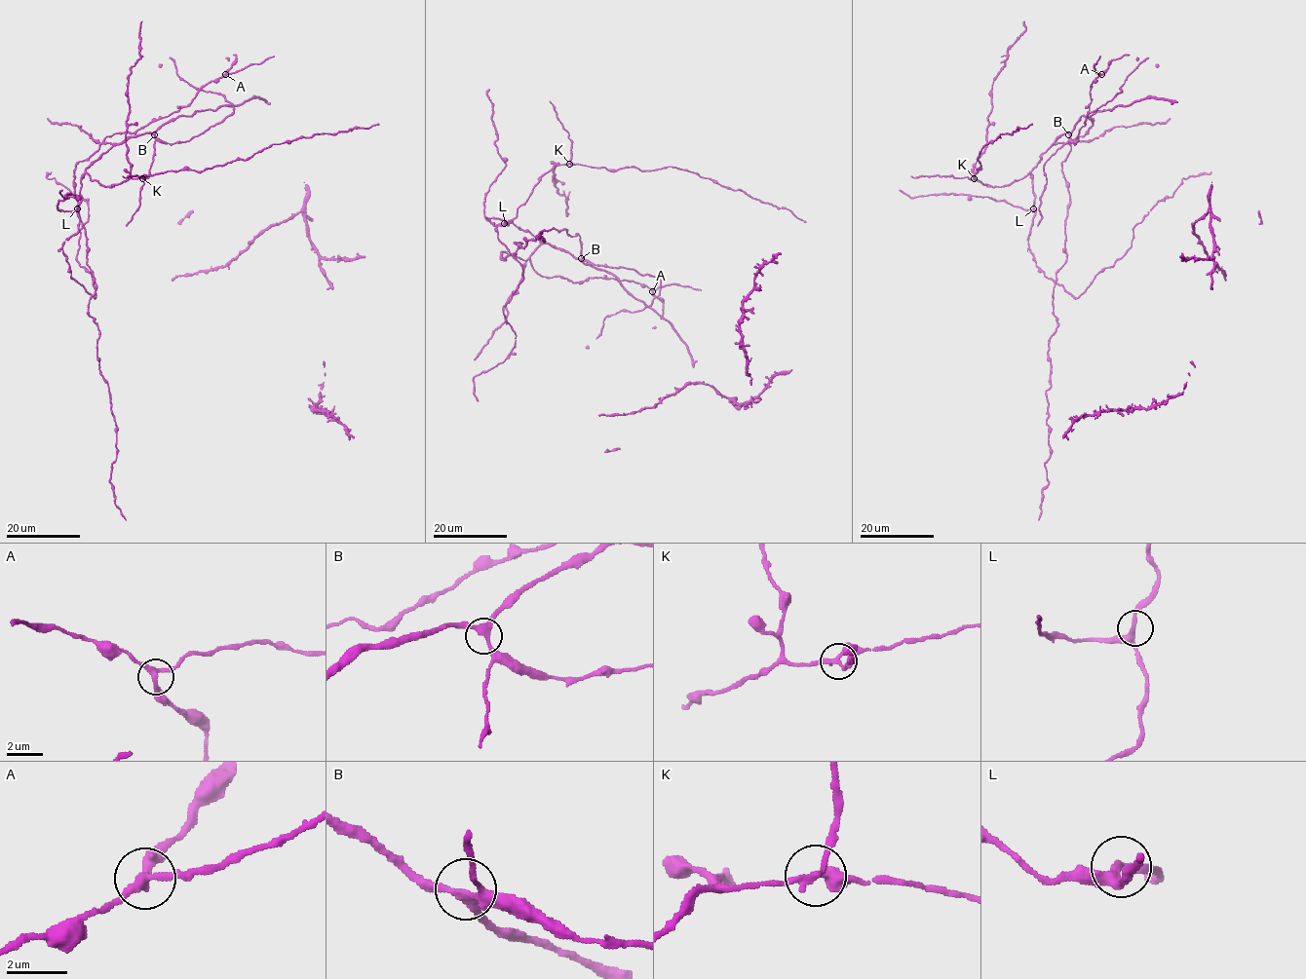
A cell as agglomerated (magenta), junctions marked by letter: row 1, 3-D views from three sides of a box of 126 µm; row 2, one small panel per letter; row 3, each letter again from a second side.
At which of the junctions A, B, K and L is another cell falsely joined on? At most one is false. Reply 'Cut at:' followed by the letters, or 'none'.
Cut at: K

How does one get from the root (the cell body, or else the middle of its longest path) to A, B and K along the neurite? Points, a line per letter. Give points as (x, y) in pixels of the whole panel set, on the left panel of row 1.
A: (182, 115), (153, 132), (120, 143), (102, 143), (106, 136), (135, 132), (177, 112), (204, 86), (225, 74)
B: (182, 115), (165, 123), (154, 134)
K: (182, 115), (153, 132), (115, 143), (85, 169), (92, 180), (104, 186), (141, 178)

